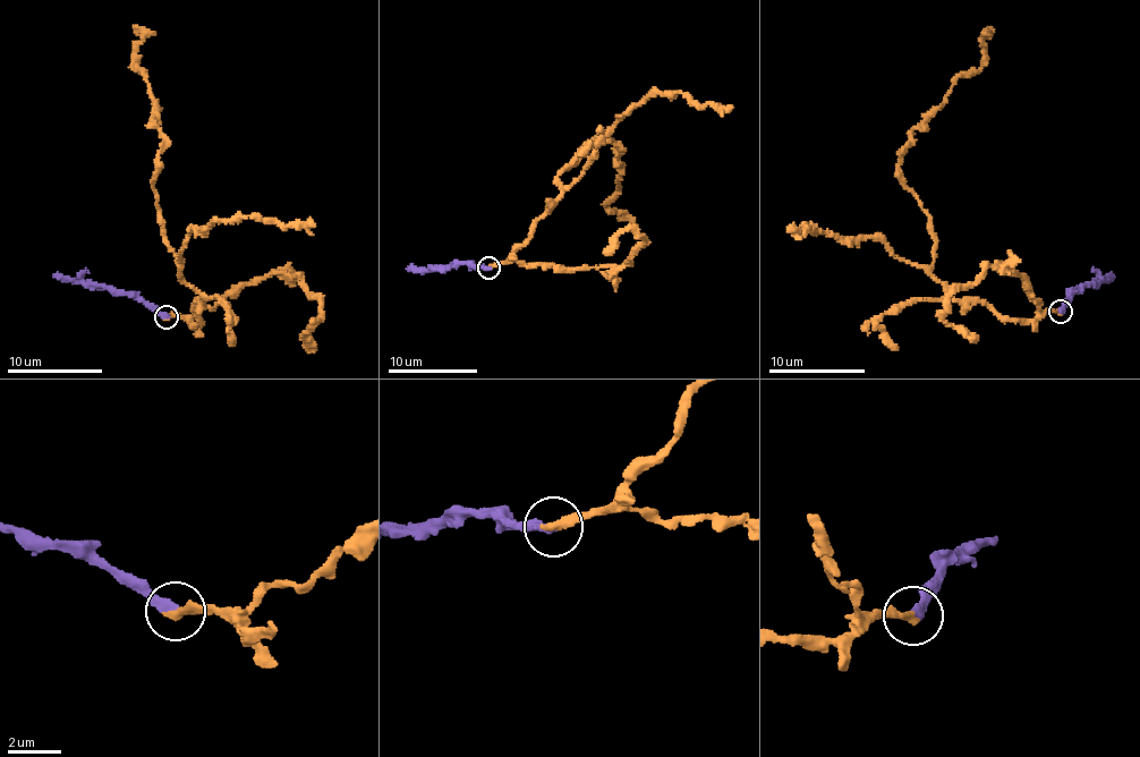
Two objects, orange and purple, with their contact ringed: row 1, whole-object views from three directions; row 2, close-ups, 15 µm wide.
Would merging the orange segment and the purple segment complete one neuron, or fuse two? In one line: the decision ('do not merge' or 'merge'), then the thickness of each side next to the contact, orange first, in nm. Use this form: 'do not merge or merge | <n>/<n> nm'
merge | 340/340 nm

